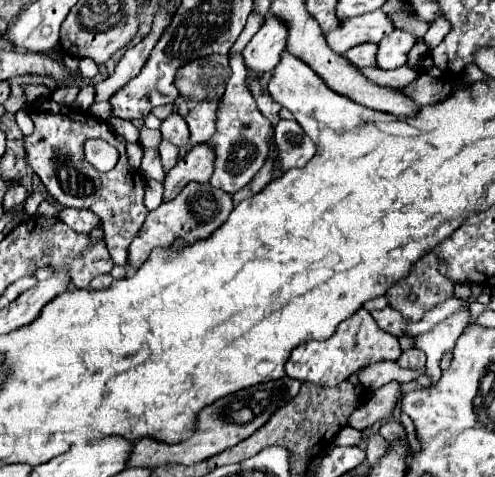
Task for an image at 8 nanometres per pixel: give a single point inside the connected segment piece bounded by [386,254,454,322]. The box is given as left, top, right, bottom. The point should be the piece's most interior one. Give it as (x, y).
(424, 280)

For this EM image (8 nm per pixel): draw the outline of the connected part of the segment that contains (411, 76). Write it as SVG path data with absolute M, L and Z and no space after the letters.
M370 66L370 68L364 68L362 74L366 74L372 82L376 82L380 86L398 88L398 90L404 90L408 84L412 84L414 80L418 80L418 72L414 72L408 66L400 66L396 70L382 70L382 68Z

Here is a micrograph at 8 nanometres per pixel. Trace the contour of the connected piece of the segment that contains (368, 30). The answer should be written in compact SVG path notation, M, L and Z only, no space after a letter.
M376 10L376 12L368 12L364 16L342 20L340 26L336 30L330 30L328 34L324 34L324 38L326 38L326 44L336 54L344 54L352 46L372 42L372 40L380 42L390 32L394 32L392 22L388 20L388 16L384 16L382 10Z

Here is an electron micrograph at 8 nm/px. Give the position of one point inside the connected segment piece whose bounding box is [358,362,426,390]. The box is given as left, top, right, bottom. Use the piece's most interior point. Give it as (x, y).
(376, 375)

